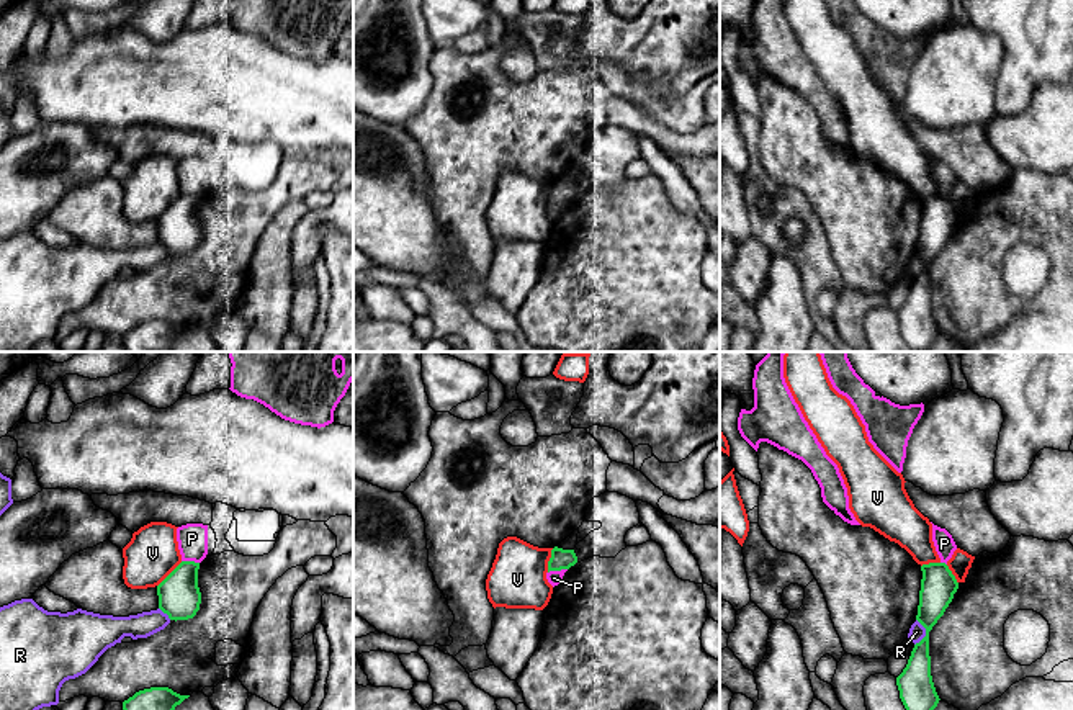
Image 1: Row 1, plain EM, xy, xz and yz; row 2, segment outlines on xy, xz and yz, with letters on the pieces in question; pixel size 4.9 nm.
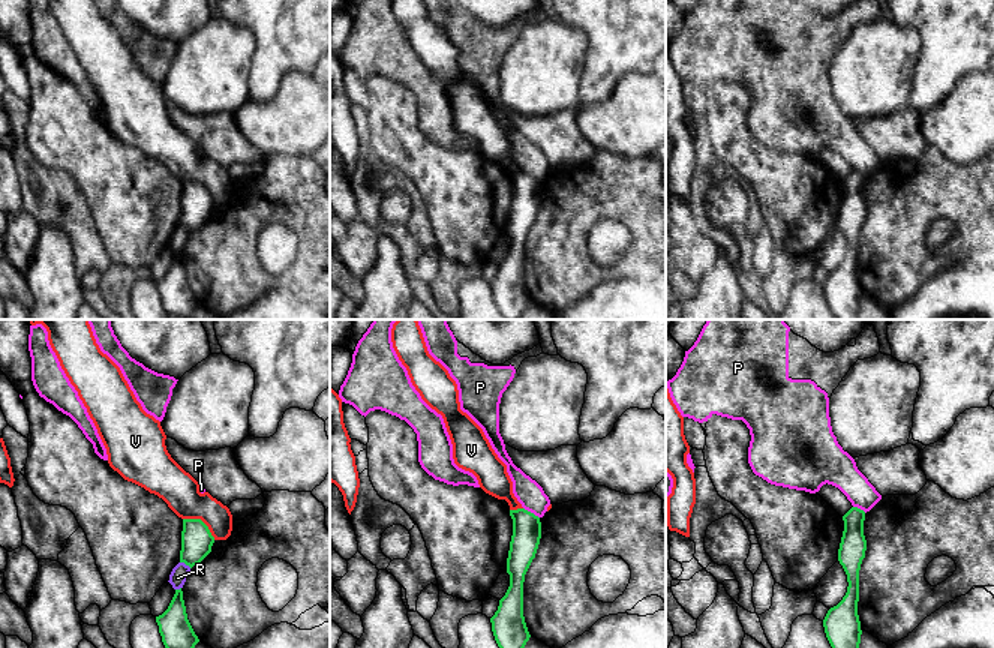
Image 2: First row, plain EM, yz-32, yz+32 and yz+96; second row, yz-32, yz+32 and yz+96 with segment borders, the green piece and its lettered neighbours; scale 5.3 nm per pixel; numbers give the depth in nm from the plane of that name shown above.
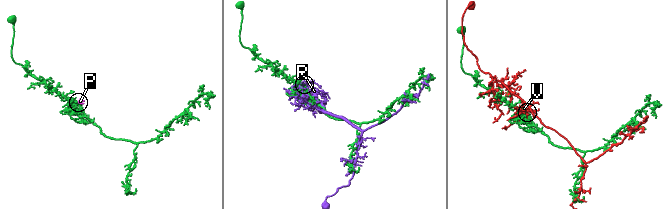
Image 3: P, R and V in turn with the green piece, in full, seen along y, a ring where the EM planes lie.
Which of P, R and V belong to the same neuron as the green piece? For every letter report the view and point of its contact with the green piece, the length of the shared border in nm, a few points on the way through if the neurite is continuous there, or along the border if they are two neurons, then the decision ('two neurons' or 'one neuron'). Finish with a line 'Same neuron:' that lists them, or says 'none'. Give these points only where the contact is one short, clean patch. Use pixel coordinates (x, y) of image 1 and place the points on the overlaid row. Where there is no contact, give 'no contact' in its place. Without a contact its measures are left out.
P: xz (556, 570) | 100 nm | along xz (566, 568), (548, 573) | two neurons
R: yz (926, 632) | 140 nm | two neurons
V: xy (169, 575) | 180 nm | two neurons
Same neuron: none

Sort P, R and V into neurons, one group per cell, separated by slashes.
P / R / V

